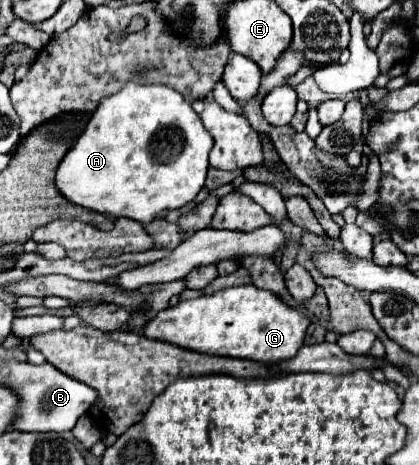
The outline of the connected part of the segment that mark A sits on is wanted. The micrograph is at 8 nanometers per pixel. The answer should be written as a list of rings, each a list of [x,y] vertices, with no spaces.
[[[128,83],[118,93],[100,101],[84,133],[76,141],[76,147],[72,147],[64,163],[60,163],[56,185],[60,185],[62,195],[76,205],[112,217],[130,217],[140,223],[150,223],[160,217],[160,213],[180,209],[196,199],[206,181],[212,145],[214,139],[202,125],[198,113],[172,87]]]

